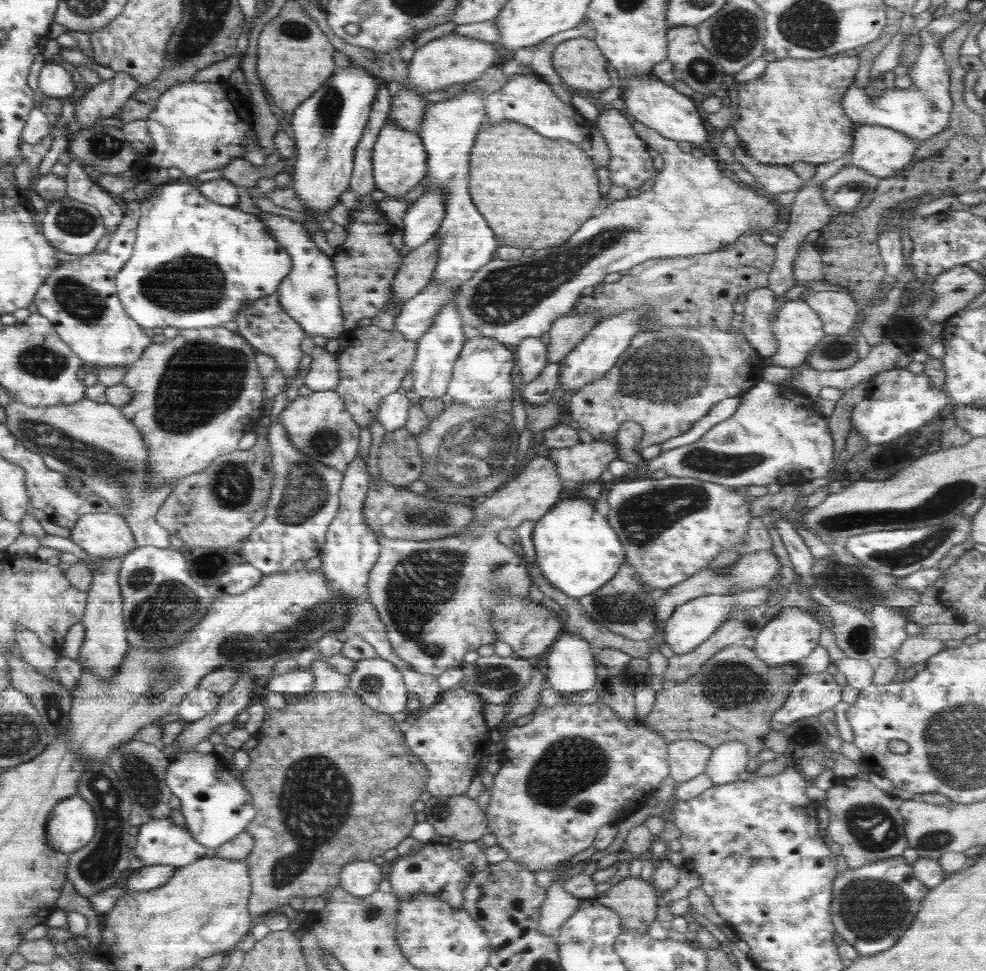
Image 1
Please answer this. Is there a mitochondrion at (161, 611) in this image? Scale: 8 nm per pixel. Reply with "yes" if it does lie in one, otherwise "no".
yes

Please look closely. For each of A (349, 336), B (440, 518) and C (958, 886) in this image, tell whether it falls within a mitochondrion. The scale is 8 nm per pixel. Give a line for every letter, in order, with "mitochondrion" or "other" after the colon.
A: other
B: mitochondrion
C: other

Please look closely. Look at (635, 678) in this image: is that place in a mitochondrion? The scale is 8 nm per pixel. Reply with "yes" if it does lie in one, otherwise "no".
yes

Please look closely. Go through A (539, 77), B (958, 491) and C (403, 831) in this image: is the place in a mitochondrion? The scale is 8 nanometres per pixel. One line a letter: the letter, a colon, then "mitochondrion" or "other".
A: other
B: mitochondrion
C: other

